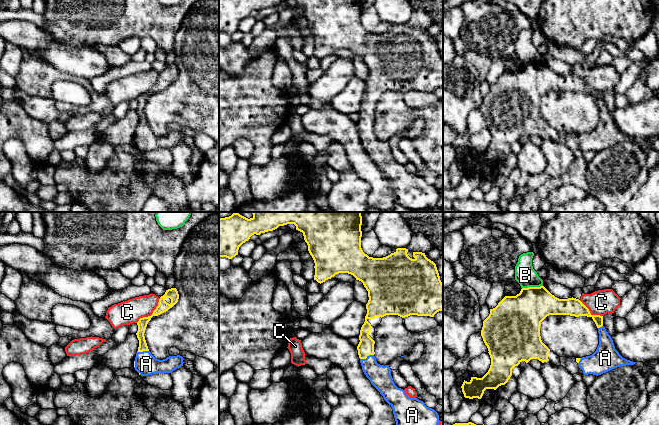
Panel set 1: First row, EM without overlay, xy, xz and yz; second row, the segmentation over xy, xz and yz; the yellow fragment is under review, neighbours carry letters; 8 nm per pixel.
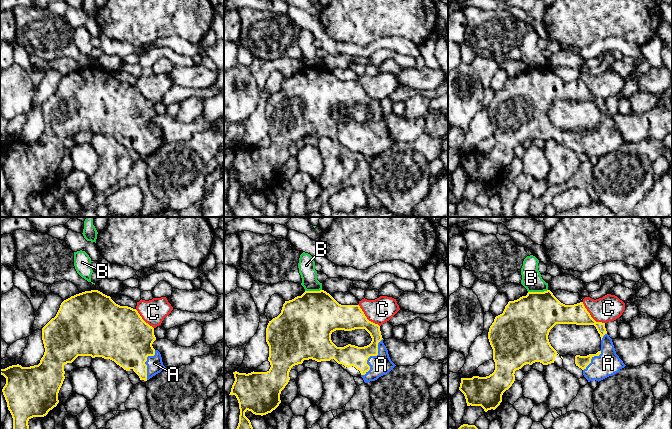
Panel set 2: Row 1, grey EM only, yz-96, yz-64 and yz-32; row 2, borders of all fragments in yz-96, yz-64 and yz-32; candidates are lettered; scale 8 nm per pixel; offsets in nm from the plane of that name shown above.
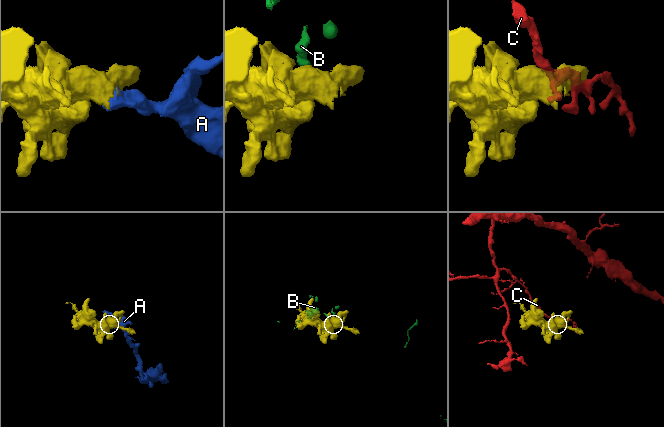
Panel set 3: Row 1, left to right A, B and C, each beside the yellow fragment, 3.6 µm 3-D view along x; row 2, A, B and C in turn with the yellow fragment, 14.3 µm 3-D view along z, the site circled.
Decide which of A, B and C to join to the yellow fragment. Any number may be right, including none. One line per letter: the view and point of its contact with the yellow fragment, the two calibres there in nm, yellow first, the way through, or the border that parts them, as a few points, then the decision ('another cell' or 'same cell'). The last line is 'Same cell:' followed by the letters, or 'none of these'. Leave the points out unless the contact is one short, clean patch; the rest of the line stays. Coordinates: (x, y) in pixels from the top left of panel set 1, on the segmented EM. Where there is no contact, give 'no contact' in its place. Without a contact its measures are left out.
A: meets yellow in xz at (366, 357); 130 nm thick on the yellow side, 180 nm on the other; same cell
B: meets yellow in yz at (532, 287); 340 nm thick on the yellow side, 170 nm on the other; border along yz (542, 285), (522, 288); another cell
C: meets yellow in xy at (152, 314); 90 nm thick on the yellow side, 190 nm on the other; another cell
Same cell: A

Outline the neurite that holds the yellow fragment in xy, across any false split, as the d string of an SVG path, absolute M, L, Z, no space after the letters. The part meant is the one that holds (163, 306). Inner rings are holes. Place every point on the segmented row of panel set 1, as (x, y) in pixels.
M176 288L166 290L165 294L160 297L158 306L152 315L140 318L137 322L138 331L136 335L139 340L139 347L134 361L134 368L142 377L156 373L171 373L178 367L183 366L184 358L180 355L169 356L163 360L156 359L149 351L144 336L147 324L151 318L168 311L178 302L178 299L179 294Z

